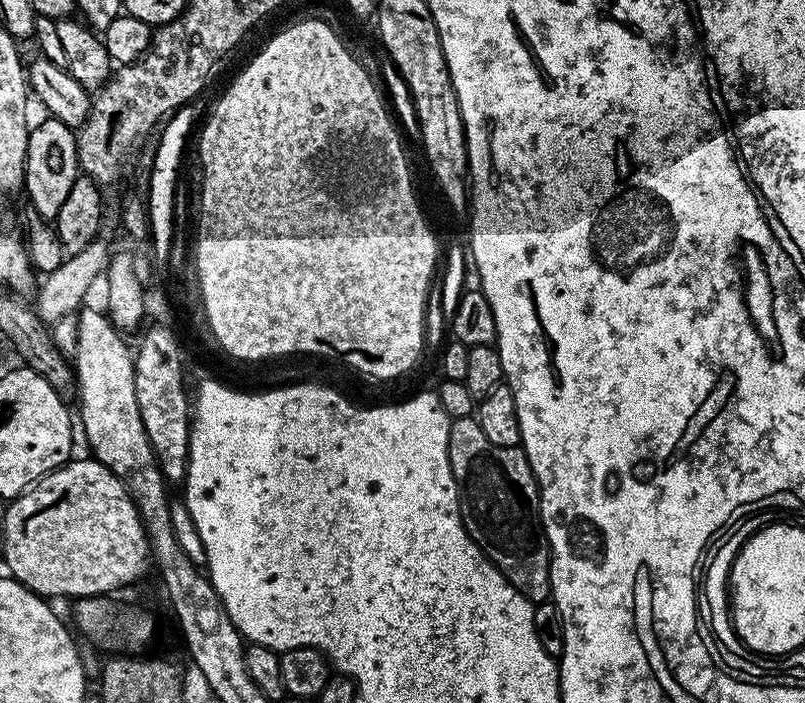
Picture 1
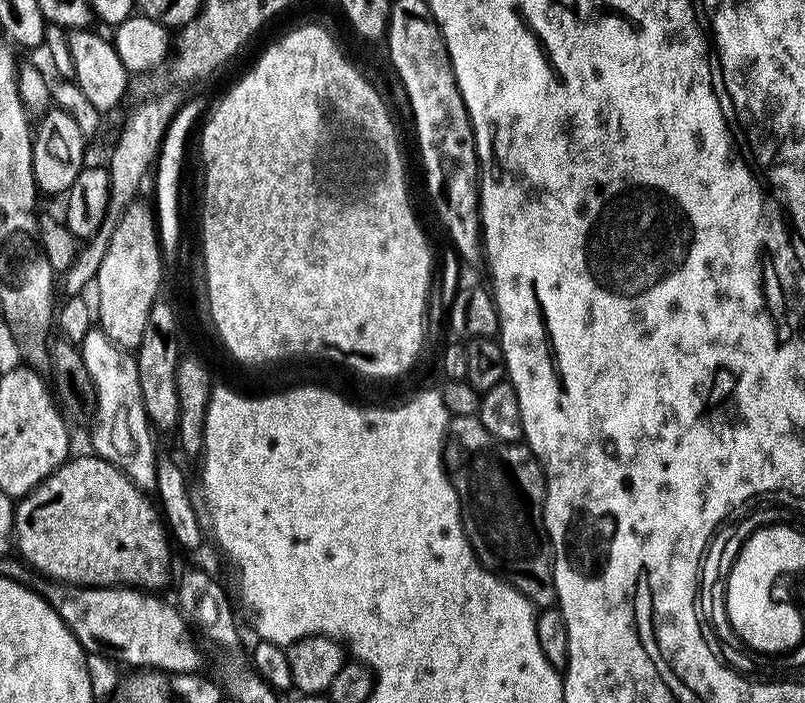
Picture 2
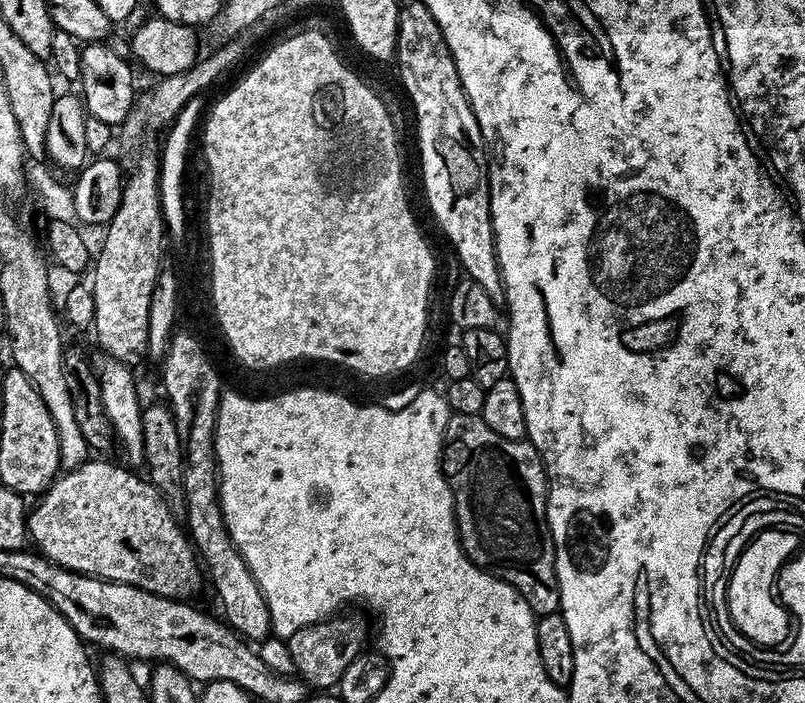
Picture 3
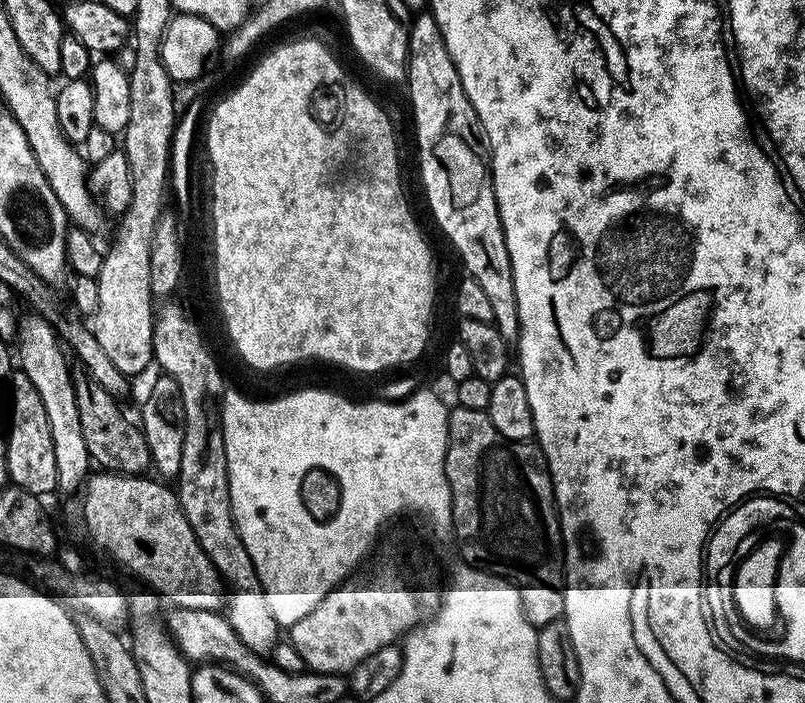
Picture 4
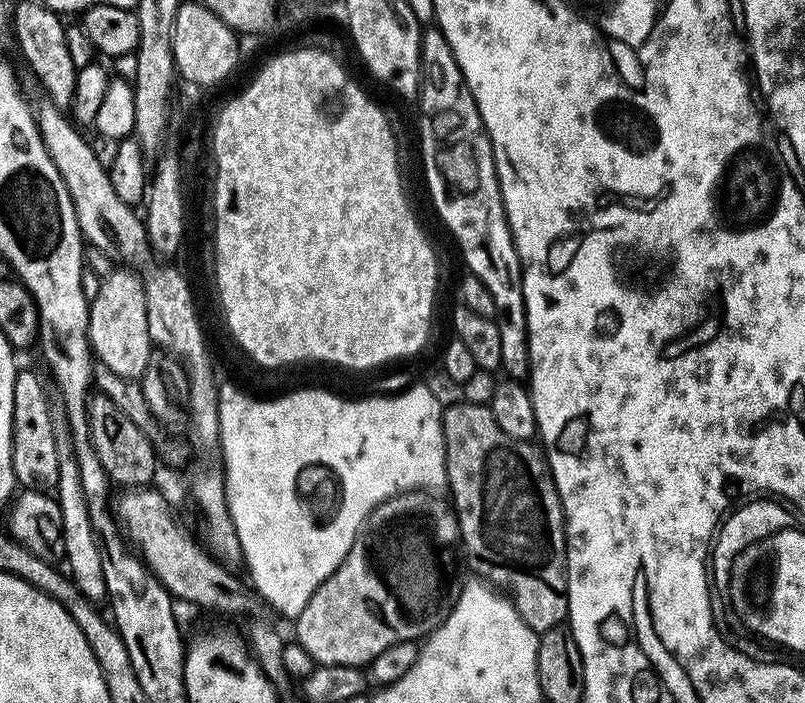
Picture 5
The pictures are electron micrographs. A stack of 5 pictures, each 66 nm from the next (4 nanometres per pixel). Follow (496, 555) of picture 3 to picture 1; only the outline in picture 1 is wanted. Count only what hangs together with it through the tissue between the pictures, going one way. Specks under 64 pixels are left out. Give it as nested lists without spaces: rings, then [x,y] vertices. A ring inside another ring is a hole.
[[[475,415],[466,418],[453,420],[450,426],[450,438],[448,439],[448,457],[452,473],[456,479],[456,488],[460,491],[460,517],[464,523],[464,529],[470,534],[472,541],[484,551],[488,556],[488,561],[500,571],[511,582],[526,599],[531,600],[533,605],[543,604],[552,595],[552,583],[550,582],[550,566],[552,565],[552,548],[548,545],[548,539],[544,533],[544,523],[540,517],[540,487],[536,484],[536,479],[532,473],[530,462],[526,458],[523,448],[511,448],[510,446],[494,446],[486,434],[482,434],[482,426],[478,426]]]

